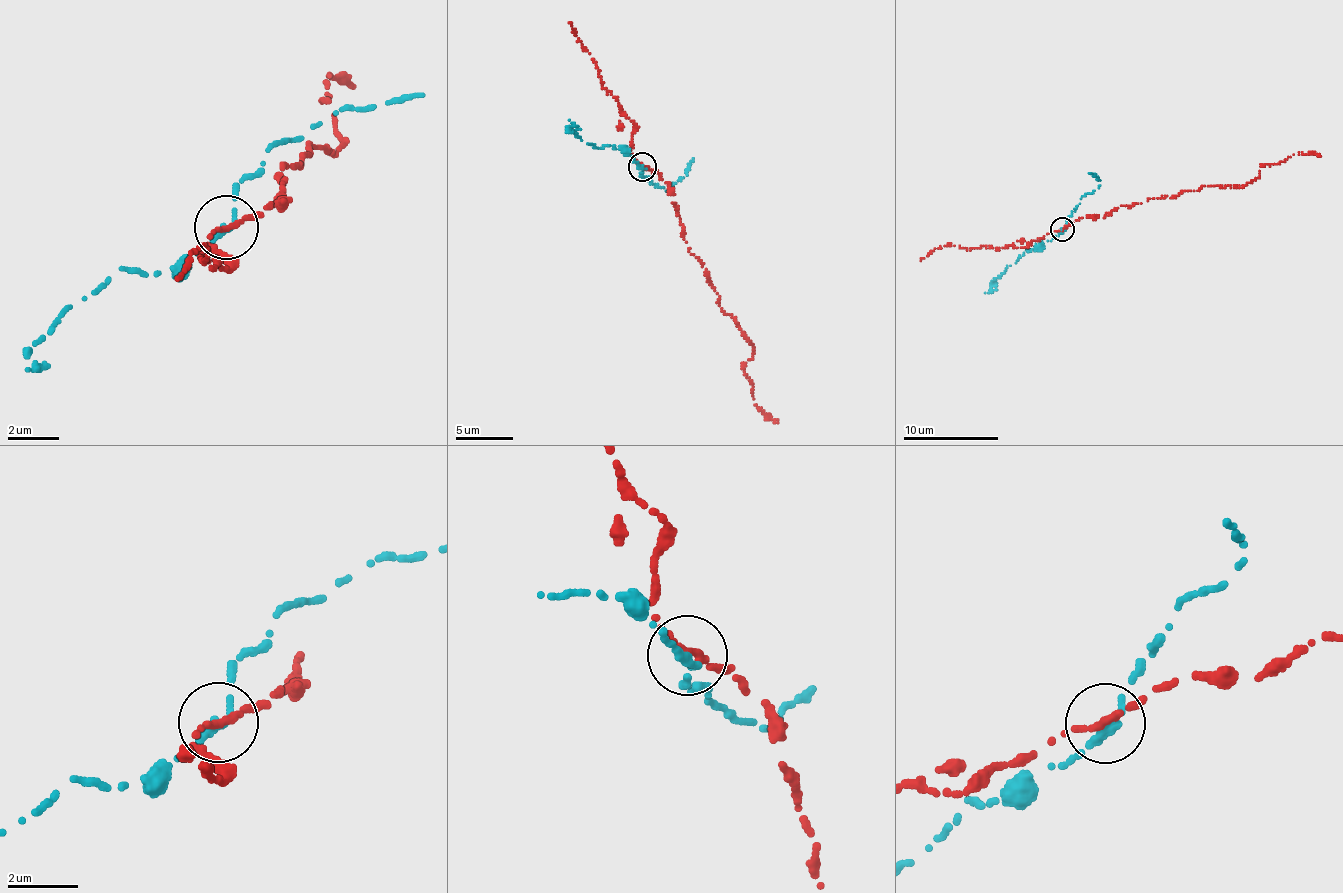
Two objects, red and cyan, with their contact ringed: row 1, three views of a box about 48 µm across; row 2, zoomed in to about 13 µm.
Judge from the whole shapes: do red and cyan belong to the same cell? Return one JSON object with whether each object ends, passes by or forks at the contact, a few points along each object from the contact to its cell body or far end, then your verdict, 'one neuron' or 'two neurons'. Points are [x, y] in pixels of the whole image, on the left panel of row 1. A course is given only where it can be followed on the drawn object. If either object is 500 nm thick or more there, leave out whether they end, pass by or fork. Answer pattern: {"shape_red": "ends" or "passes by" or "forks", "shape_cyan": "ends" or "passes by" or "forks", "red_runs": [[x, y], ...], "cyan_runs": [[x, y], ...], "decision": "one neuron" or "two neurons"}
{"shape_red": "ends", "shape_cyan": "ends", "red_runs": [[228, 225], [282, 205], [280, 165], [301, 169], [308, 143], [340, 151], [328, 77], [354, 89]], "cyan_runs": [[228, 225], [171, 272], [110, 276], [52, 335], [33, 347], [28, 371]], "decision": "two neurons"}

